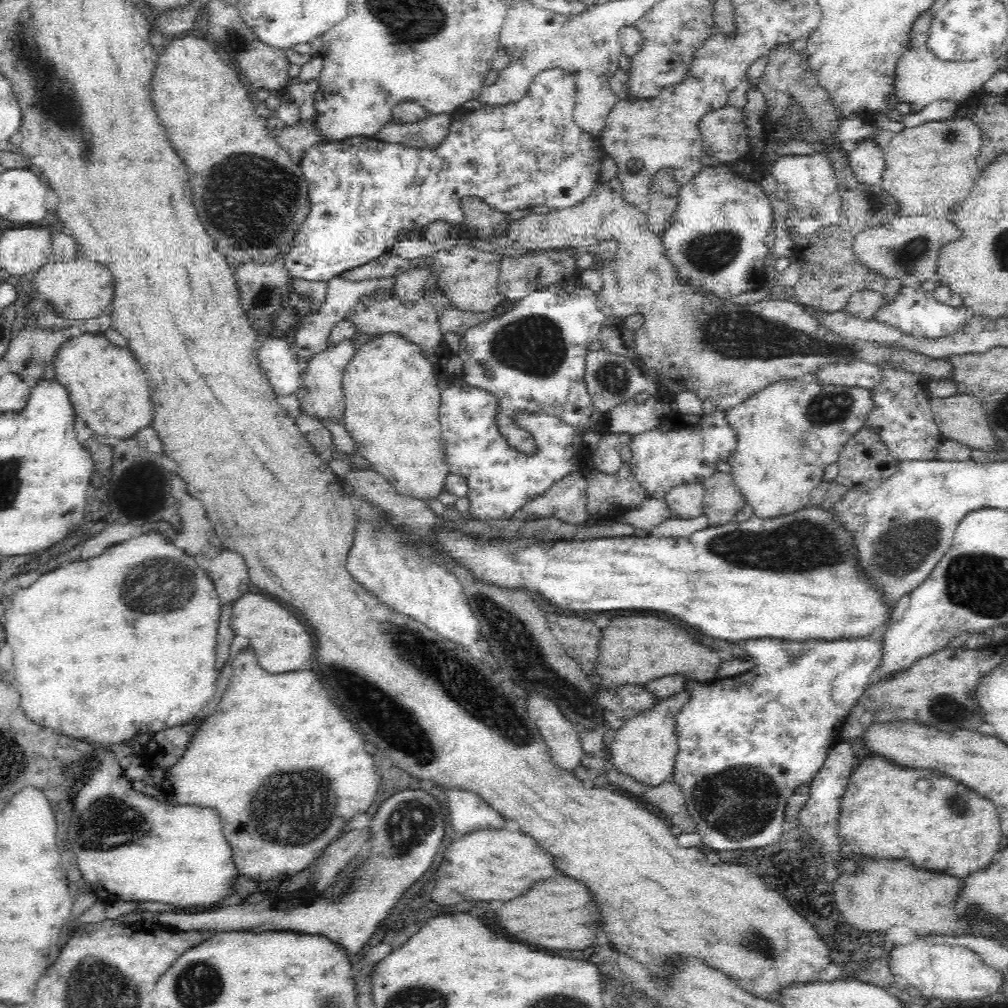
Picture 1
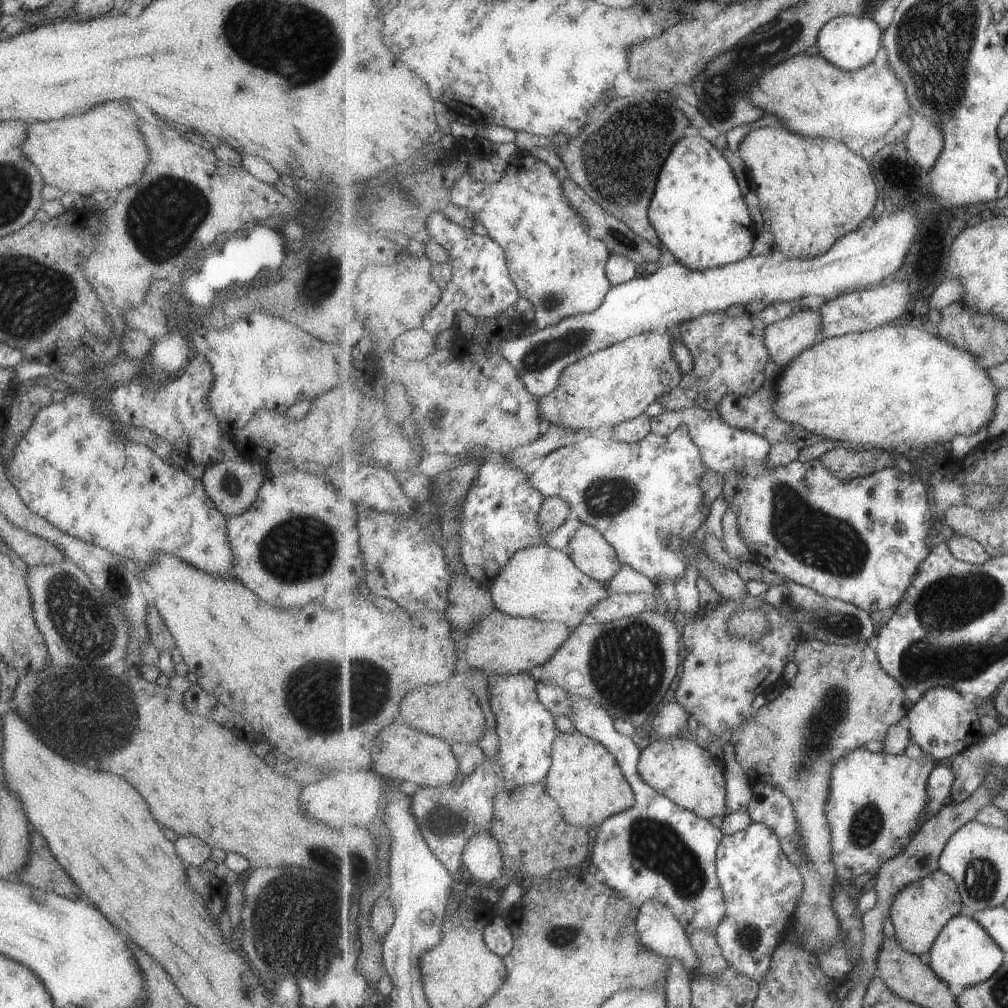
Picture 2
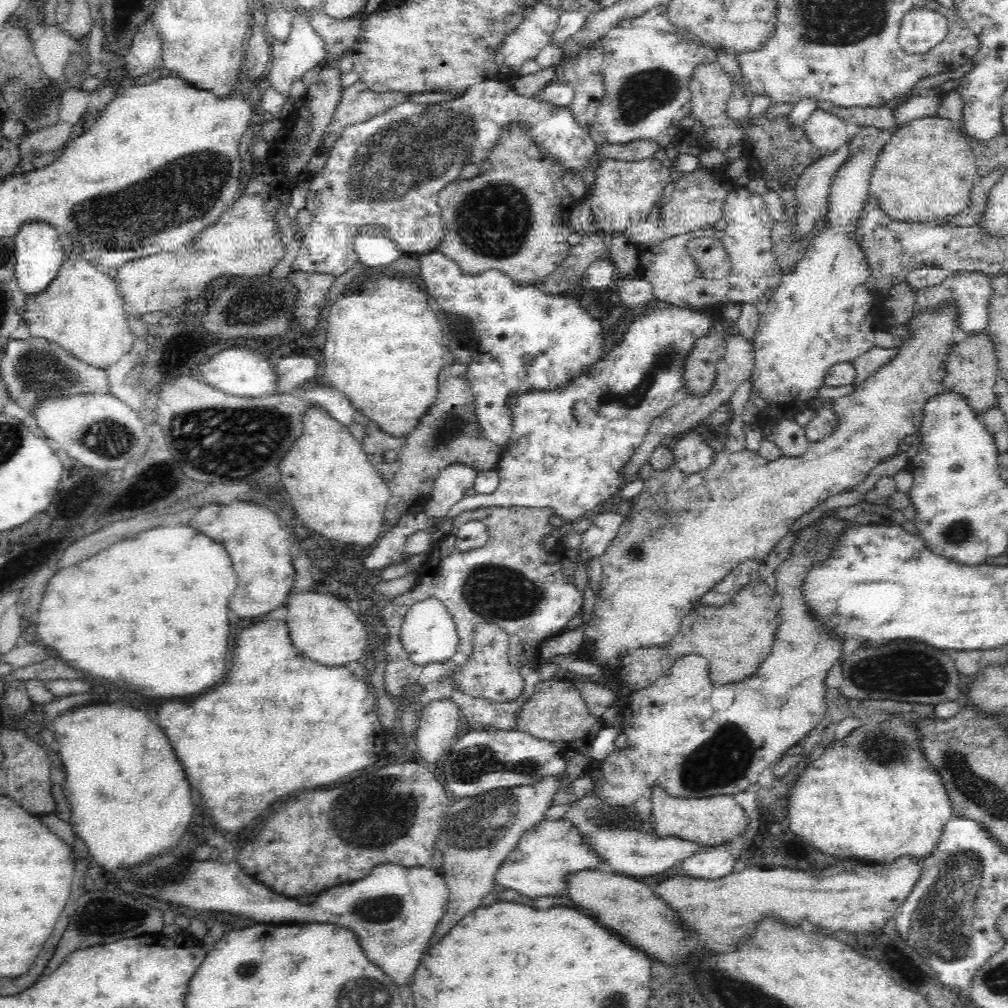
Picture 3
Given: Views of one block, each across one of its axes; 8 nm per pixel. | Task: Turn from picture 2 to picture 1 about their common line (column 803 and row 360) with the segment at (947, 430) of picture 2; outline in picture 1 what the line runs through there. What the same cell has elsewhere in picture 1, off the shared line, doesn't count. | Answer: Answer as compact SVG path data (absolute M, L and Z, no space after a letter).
M386 334L380 337L364 337L359 344L353 359L346 365L342 379L342 388L345 396L345 412L342 416L342 423L346 427L348 434L352 437L356 445L357 453L366 458L371 464L371 468L382 475L401 495L410 499L434 500L444 491L446 477L450 474L449 466L446 464L445 449L442 445L442 431L438 422L438 406L440 406L440 390L438 390L438 379L432 368L432 363L426 360L422 354L422 349L407 342L404 338L396 334Z

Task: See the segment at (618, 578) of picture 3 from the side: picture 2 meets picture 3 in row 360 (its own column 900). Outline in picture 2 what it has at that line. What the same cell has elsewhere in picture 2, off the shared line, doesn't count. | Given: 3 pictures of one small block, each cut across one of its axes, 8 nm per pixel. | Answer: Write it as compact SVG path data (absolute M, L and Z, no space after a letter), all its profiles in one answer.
M941 869L936 870L921 880L904 886L897 895L889 910L889 919L894 931L893 937L910 953L916 955L929 953L945 925L965 910L960 886L956 879Z

